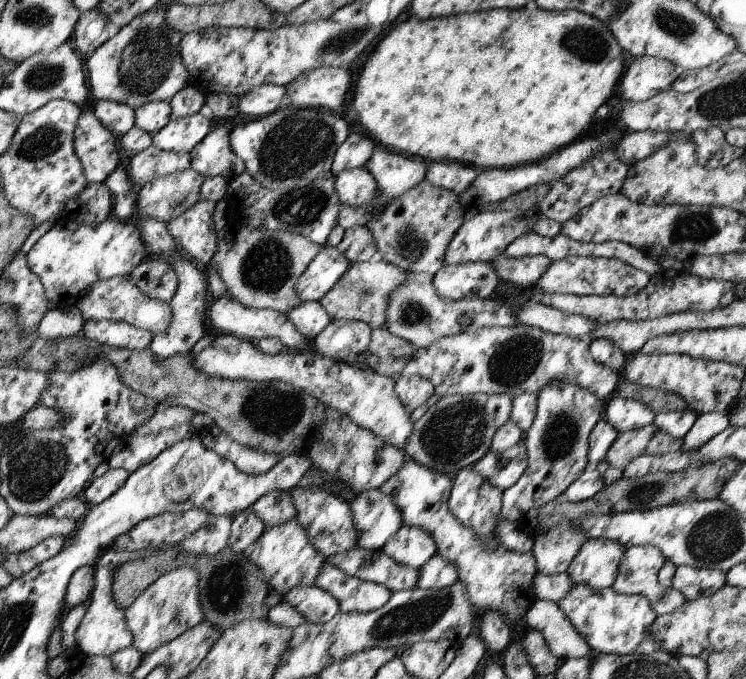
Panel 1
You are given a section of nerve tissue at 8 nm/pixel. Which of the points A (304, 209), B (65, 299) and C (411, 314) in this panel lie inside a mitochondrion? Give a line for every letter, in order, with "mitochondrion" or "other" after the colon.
A: mitochondrion
B: other
C: mitochondrion

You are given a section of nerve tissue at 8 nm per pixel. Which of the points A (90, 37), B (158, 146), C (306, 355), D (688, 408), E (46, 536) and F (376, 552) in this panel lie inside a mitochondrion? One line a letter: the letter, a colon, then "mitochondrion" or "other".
A: other
B: other
C: other
D: other
E: other
F: other

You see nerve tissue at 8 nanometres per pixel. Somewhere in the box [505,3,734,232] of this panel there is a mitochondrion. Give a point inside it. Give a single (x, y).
(584, 43)

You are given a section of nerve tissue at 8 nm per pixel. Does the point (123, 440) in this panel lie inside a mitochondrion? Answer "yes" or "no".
no

